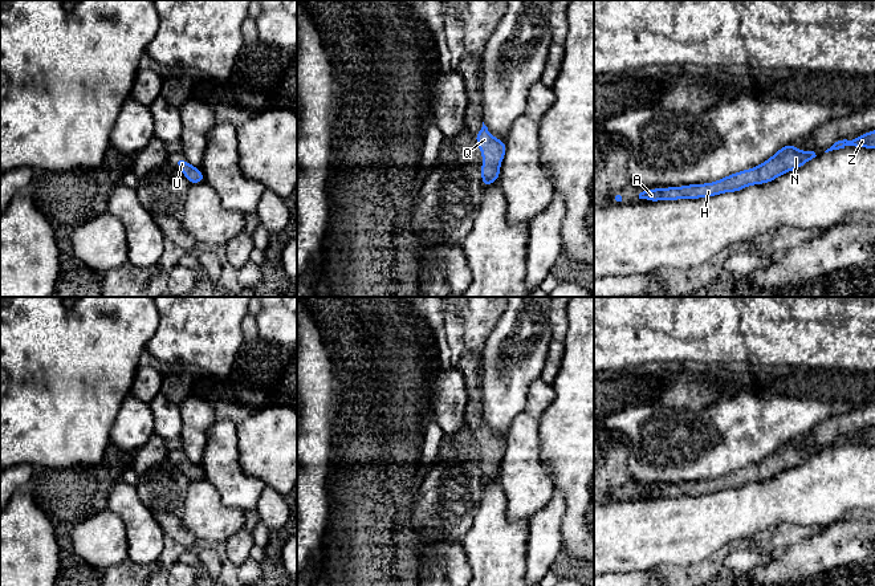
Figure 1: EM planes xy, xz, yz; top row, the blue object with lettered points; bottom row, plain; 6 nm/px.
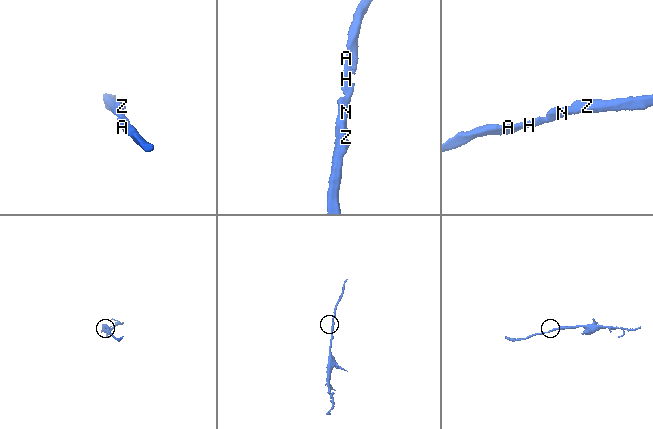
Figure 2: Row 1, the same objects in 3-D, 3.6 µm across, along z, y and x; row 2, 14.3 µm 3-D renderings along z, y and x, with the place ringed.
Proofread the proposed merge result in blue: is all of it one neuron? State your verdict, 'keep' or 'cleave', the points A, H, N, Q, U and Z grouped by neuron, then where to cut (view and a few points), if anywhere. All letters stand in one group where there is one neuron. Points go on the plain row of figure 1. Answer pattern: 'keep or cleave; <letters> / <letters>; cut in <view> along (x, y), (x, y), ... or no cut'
keep; A H N Q U Z; no cut

